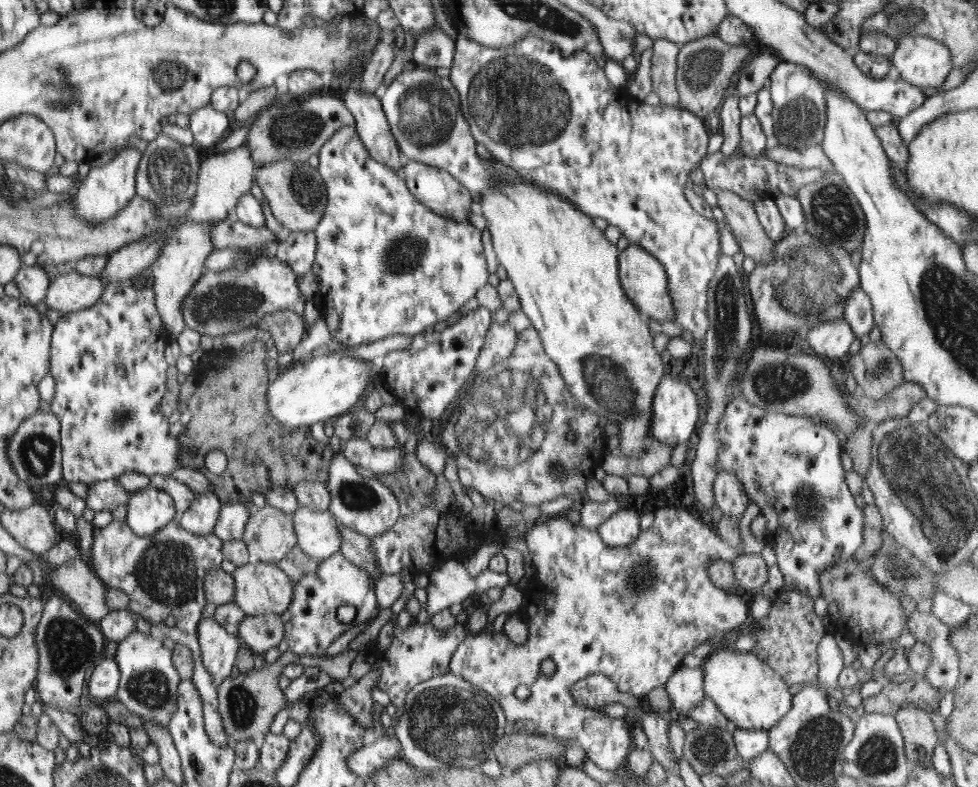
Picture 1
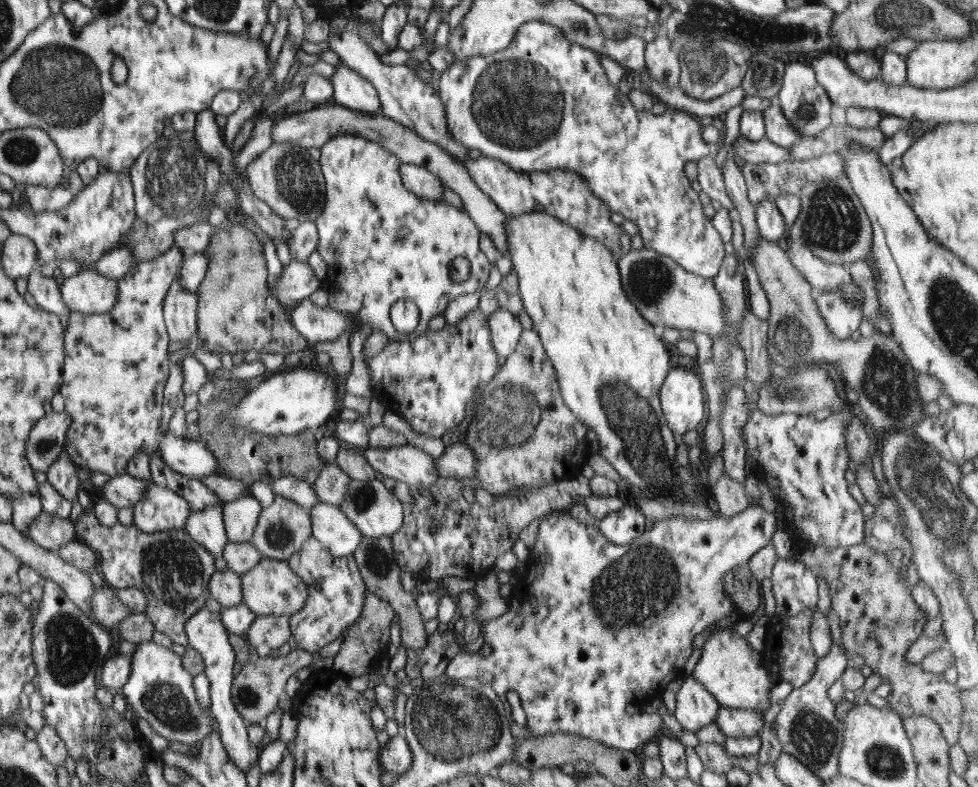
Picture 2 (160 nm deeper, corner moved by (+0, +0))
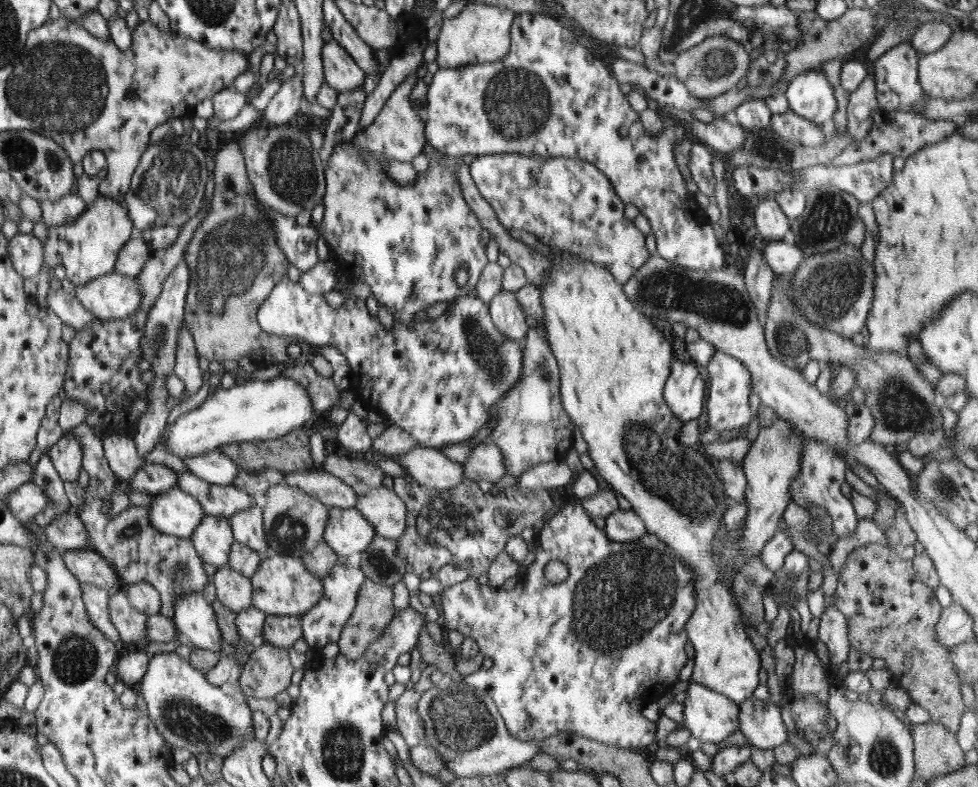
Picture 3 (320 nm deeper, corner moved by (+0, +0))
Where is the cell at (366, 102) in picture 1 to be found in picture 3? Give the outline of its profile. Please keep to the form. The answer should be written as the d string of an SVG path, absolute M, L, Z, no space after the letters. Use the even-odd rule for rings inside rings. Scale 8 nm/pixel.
M332 40L323 43L321 50L325 83L339 93L364 89L366 74L360 70L348 51Z

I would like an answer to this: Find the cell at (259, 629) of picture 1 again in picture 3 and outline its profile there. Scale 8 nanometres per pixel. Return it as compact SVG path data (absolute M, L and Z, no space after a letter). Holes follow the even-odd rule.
M267 615L263 626L263 637L260 641L289 649L302 636L299 616Z

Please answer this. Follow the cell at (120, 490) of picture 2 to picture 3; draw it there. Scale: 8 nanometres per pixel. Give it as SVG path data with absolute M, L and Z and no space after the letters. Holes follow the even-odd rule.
M145 462L125 484L130 492L136 490L156 495L172 488L178 488L177 476L179 474L171 467L159 463Z

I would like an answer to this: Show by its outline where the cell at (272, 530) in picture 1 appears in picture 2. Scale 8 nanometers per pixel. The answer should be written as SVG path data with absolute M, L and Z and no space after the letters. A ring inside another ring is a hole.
M274 494L272 504L262 508L257 527L255 528L255 534L253 534L250 542L266 559L288 562L296 551L300 551L303 544L311 537L311 534L312 521L310 510L302 508L293 500Z

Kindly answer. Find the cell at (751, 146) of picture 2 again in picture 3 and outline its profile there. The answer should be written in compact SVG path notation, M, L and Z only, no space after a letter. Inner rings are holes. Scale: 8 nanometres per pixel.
M717 117L710 123L698 119L689 126L696 141L702 142L713 152L729 153L743 147L746 130L727 117Z

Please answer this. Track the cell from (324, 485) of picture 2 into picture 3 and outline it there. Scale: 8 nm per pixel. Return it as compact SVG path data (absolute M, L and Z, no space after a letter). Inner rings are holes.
M339 453L326 457L323 468L349 484L358 495L383 486L382 480L387 476L382 468L369 459L348 458Z

